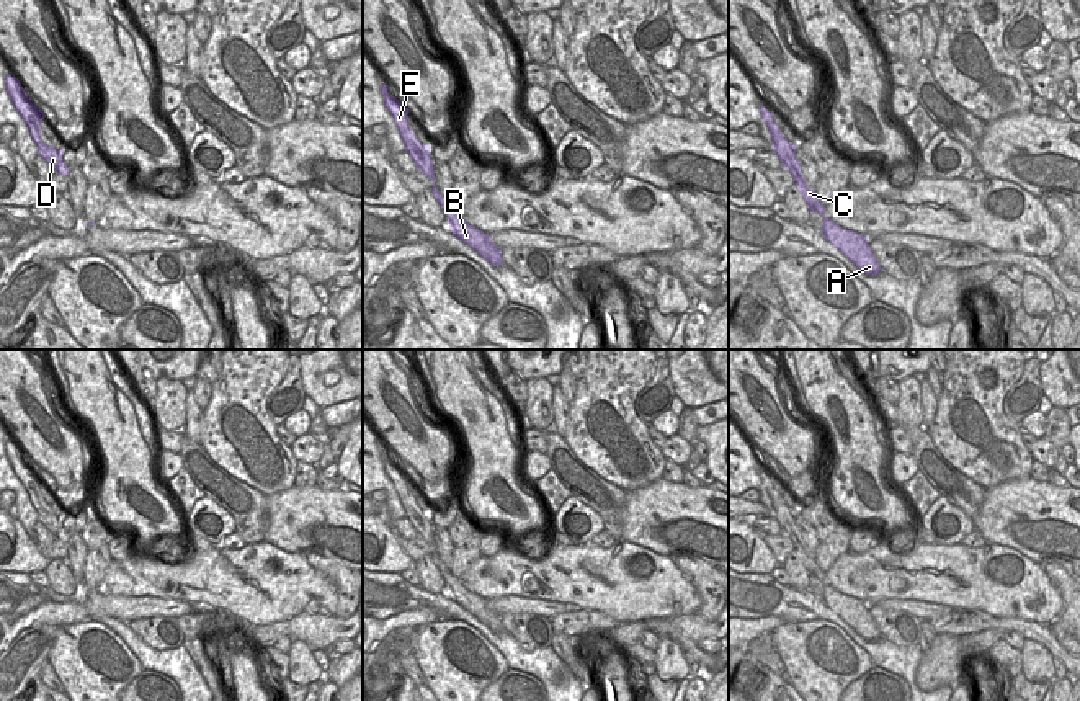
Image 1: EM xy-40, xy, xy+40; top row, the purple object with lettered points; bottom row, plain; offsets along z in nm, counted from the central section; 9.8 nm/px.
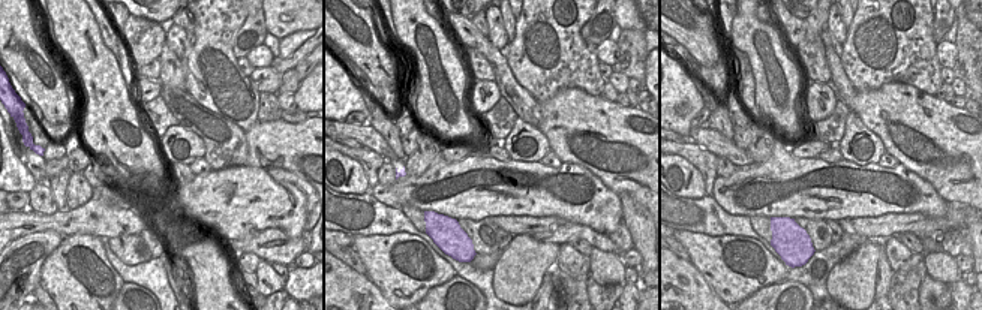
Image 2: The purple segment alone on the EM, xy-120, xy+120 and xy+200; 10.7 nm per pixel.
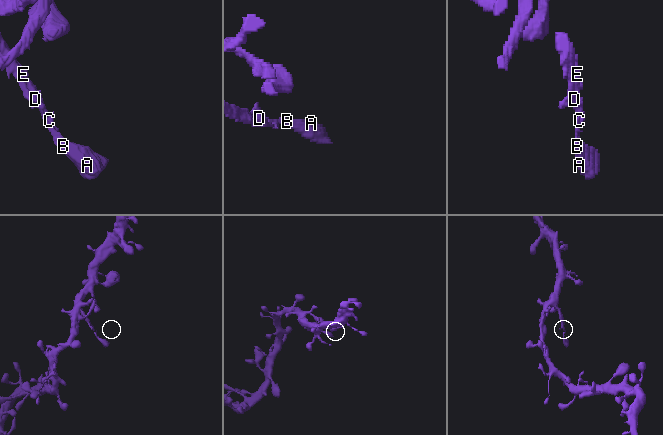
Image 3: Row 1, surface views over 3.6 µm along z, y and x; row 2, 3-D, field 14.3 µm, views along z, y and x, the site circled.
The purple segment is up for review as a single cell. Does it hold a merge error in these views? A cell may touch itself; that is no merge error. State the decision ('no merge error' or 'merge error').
no merge error

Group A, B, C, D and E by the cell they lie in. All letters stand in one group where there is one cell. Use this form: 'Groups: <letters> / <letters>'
Groups: A B C D E.

